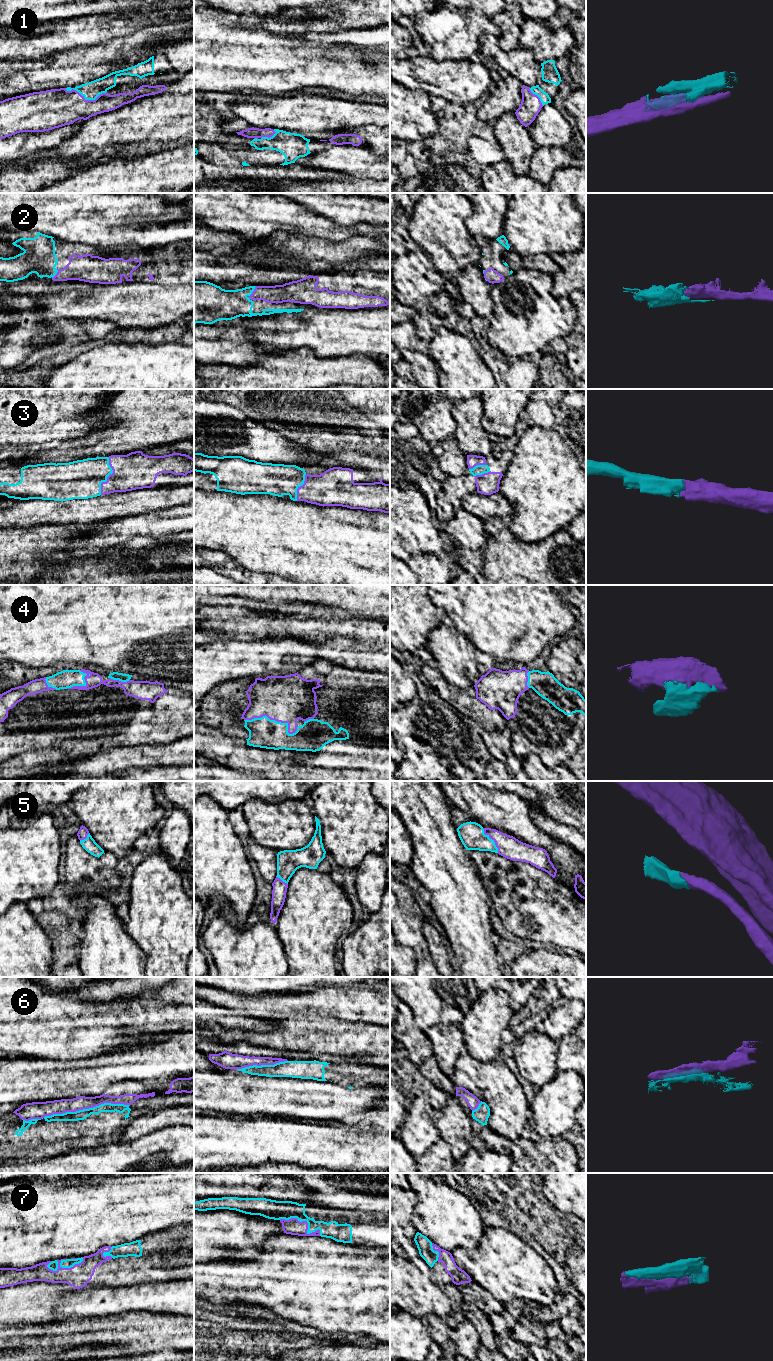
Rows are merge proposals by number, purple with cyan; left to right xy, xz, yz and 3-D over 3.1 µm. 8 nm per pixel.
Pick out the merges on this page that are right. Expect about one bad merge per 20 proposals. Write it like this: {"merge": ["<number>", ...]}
{"merge": ["1", "2", "3", "4", "5", "7"]}

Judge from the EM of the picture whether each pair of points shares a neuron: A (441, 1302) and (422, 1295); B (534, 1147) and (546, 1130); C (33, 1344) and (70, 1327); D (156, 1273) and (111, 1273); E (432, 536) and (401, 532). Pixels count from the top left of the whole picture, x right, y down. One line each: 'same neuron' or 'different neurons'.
A: same neuron
B: different neurons
C: same neuron
D: same neuron
E: same neuron

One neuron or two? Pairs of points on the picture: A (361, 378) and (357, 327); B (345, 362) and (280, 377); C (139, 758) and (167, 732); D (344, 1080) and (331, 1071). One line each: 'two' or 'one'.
A: two
B: one
C: two
D: one

